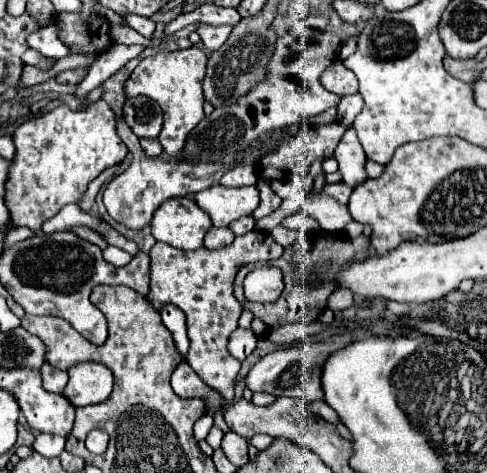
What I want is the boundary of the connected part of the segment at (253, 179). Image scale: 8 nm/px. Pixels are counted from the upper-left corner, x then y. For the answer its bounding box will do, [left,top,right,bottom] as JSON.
[220,166,258,186]

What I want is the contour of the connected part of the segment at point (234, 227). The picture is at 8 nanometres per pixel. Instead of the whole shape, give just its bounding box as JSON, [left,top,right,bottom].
[230,216,256,236]

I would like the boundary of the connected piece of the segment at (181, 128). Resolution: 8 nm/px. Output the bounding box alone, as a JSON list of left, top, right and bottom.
[124,46,208,158]

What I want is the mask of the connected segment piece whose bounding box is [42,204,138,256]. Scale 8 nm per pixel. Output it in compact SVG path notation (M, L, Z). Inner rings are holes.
M66 204L54 218L50 218L50 220L44 222L42 232L70 230L70 228L74 228L74 226L88 226L88 228L100 232L110 246L122 248L122 250L126 250L126 252L132 254L132 256L138 252L138 246L136 246L132 240L128 240L128 238L124 238L120 232L116 232L106 220L102 220L102 218L98 218L98 216L94 216L94 214L84 212L78 204Z

